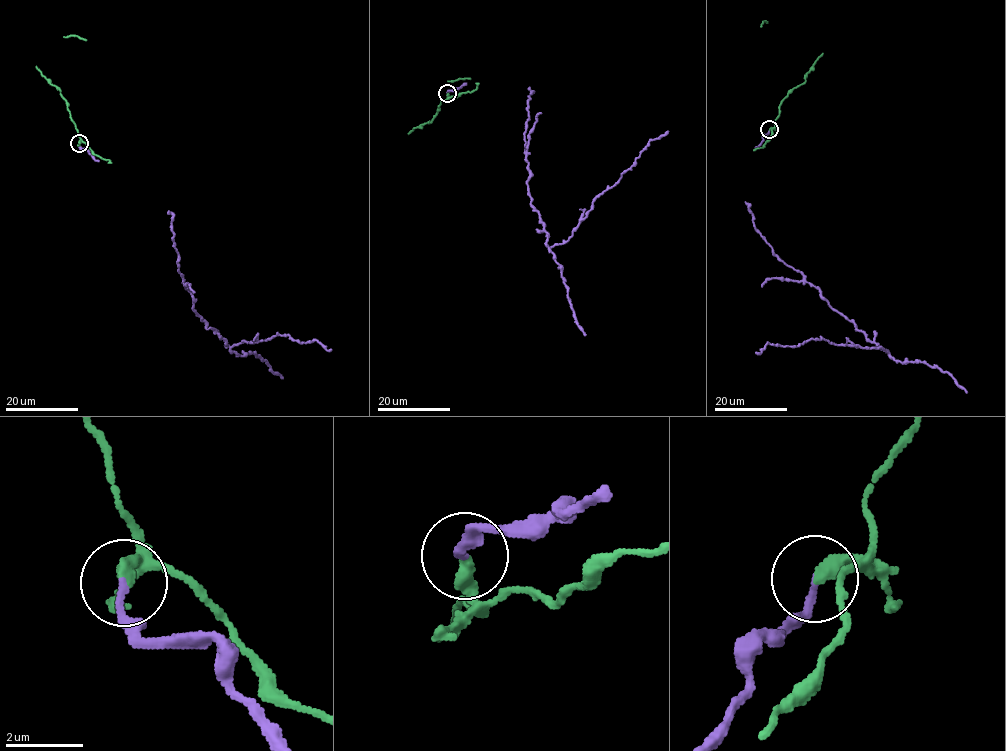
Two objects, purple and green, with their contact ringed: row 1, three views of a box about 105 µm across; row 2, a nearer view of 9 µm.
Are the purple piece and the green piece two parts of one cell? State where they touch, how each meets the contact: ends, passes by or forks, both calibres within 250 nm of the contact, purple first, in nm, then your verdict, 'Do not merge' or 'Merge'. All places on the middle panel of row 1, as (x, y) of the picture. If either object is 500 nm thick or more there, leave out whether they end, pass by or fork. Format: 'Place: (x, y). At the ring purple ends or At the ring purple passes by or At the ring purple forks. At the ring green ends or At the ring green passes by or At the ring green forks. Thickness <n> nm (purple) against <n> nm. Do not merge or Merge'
Place: (447, 93). At the ring purple ends. At the ring green ends. Thickness 190 nm (purple) against 400 nm. Do not merge

